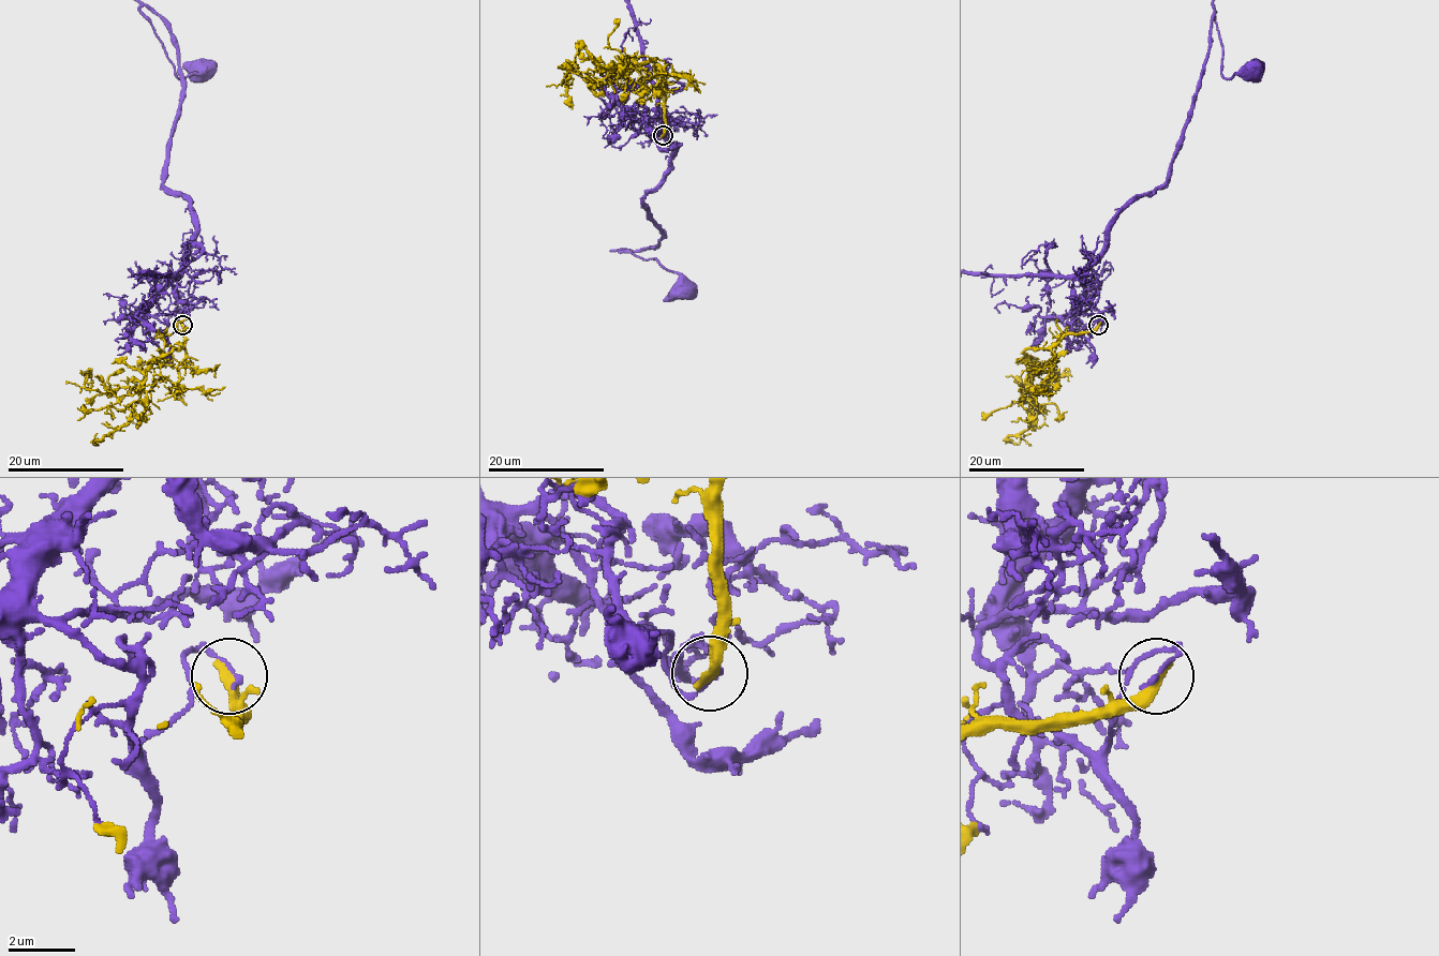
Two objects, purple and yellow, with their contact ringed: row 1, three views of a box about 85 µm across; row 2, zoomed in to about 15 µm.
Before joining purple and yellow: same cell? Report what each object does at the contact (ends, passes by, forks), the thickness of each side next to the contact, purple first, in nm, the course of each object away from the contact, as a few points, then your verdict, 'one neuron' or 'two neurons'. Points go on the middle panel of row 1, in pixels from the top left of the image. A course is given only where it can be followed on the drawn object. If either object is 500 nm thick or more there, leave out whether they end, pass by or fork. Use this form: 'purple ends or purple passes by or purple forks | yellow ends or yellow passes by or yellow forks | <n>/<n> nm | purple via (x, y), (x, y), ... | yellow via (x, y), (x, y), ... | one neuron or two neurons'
purple ends | yellow ends | 160/360 nm | purple via (663, 134), (629, 107), (675, 154), (644, 197), (662, 236), (620, 251), (683, 288) | yellow via (663, 134), (663, 78), (652, 62), (609, 69), (598, 63), (582, 44), (573, 62), (579, 66) | two neurons

